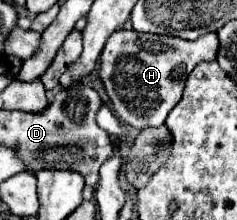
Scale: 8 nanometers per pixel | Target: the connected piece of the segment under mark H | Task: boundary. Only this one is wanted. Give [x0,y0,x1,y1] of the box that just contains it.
[98,30,218,130]

